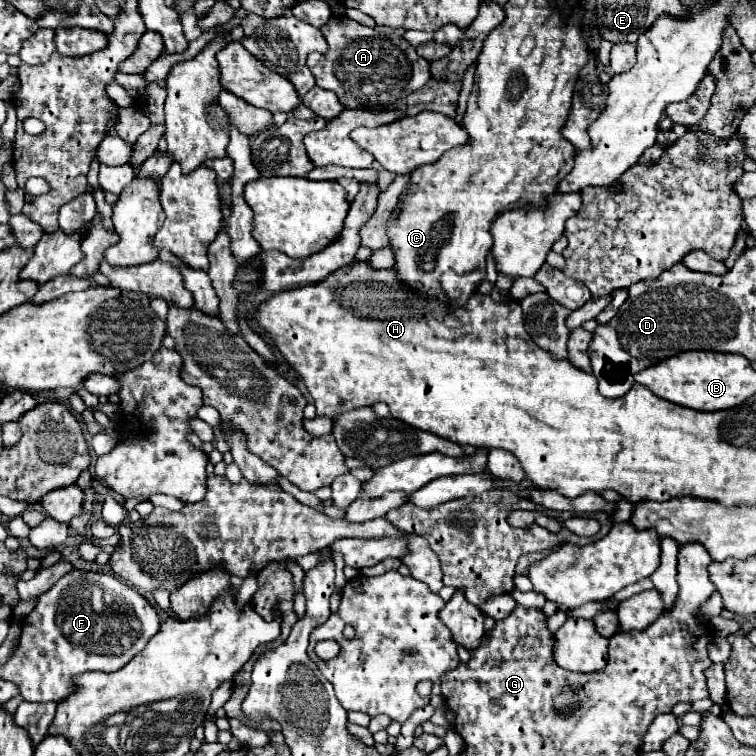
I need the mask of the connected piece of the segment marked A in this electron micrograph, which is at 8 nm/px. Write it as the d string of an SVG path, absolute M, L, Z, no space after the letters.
M332 15L320 29L328 41L328 53L310 53L308 67L316 77L316 85L334 91L346 109L404 111L406 97L422 89L430 79L428 61L418 57L416 49L402 35L388 39L386 31L364 27L346 15Z

